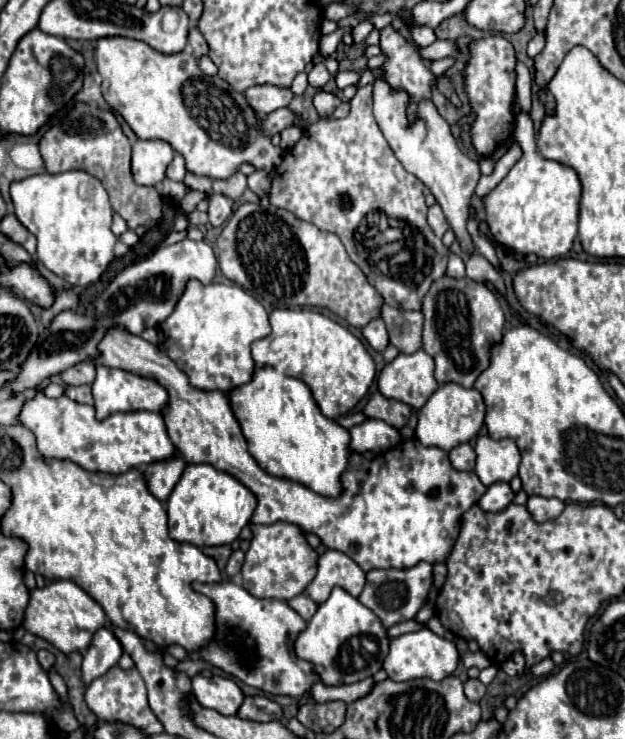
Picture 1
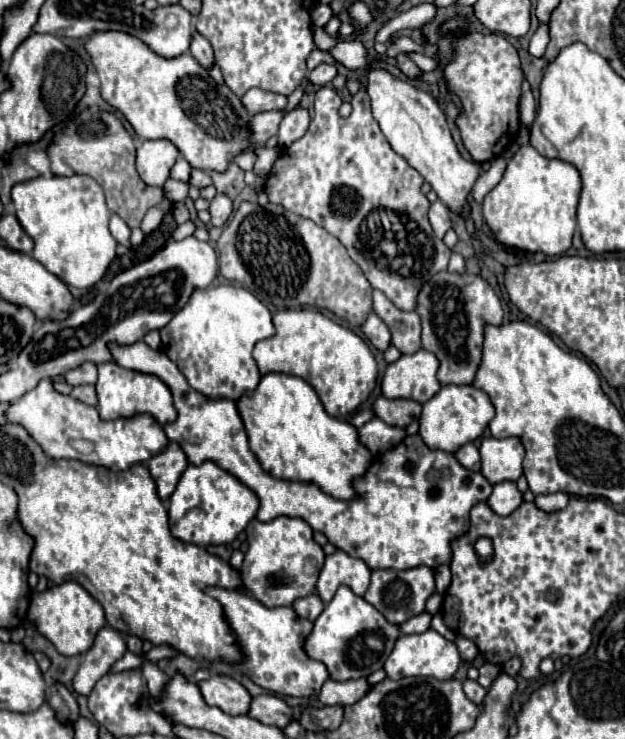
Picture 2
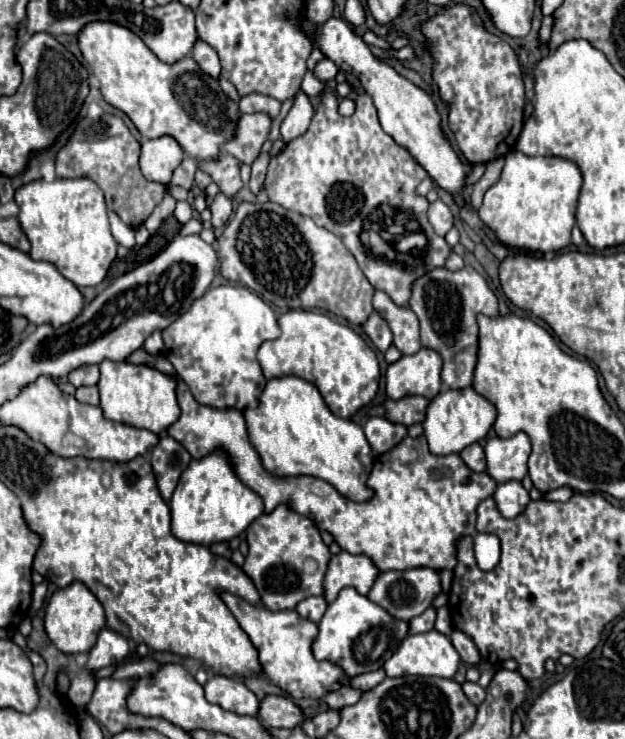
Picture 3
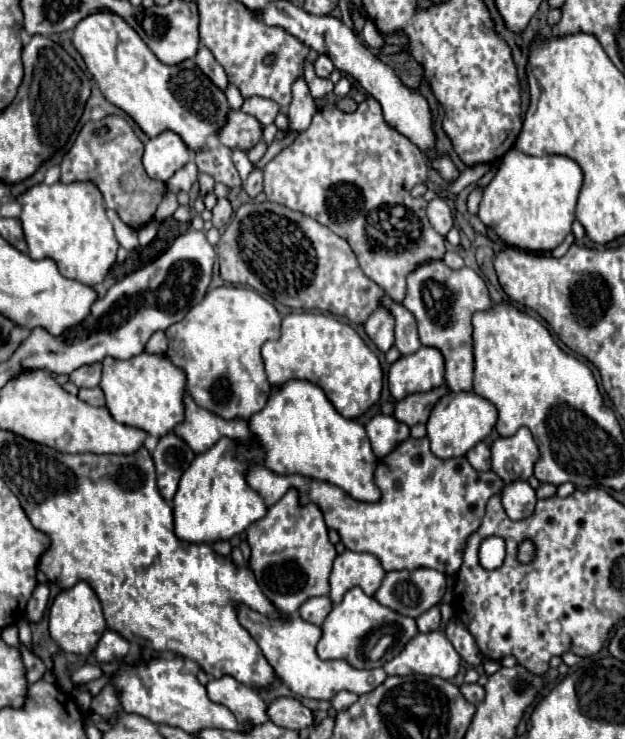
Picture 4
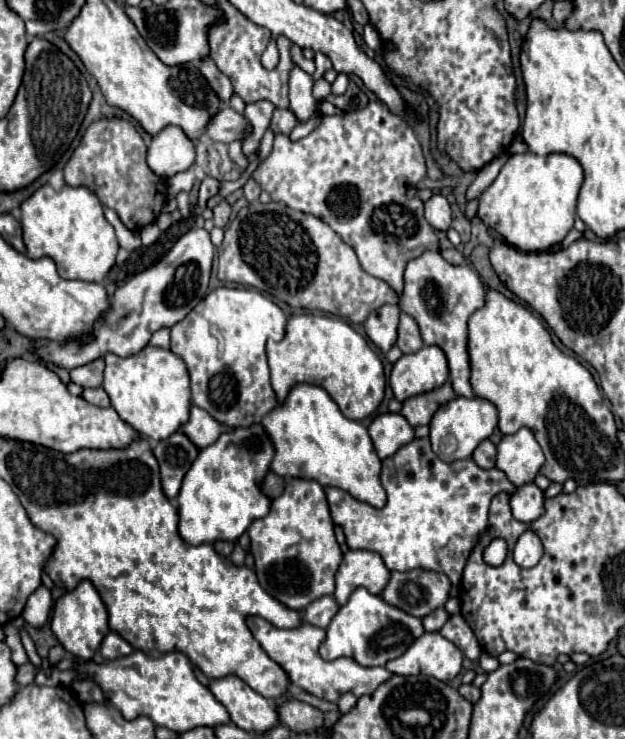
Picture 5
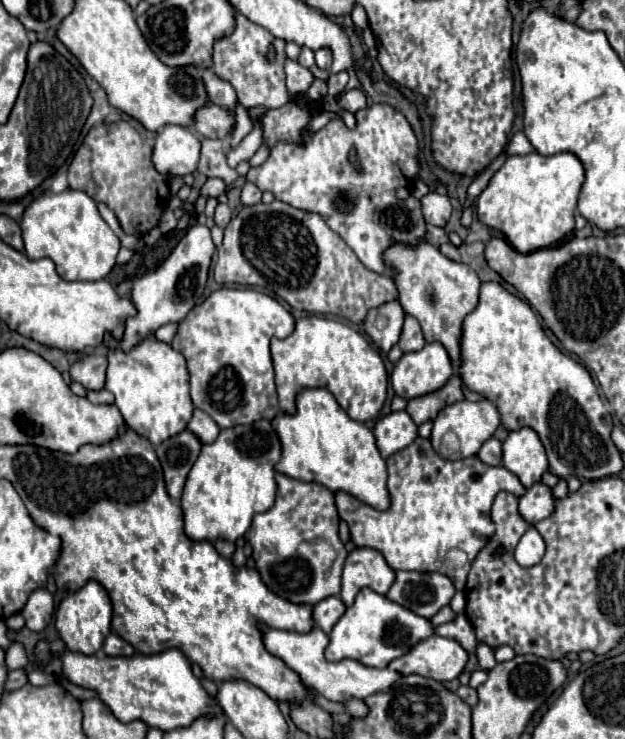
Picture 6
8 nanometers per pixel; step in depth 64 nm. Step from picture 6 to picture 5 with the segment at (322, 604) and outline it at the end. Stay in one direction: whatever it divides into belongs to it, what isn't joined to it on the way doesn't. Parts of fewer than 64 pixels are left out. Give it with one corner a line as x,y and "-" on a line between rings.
322,596
318,600
314,600
306,610
304,610
304,620
308,624
314,624
318,628
328,628
332,616
336,616
336,612
340,610
340,606
336,604
334,596

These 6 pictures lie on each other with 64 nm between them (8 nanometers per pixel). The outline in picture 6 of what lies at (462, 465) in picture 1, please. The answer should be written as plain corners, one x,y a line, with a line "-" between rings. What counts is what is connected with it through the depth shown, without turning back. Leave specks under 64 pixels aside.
498,438
486,440
476,456
490,466
500,466
502,464
502,442

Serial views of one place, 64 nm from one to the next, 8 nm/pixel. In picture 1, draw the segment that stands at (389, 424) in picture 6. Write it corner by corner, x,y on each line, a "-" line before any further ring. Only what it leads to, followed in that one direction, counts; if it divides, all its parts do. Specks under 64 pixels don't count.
368,420
366,424
350,428
352,450
354,452
386,452
402,442
402,436
396,428
388,426
382,420

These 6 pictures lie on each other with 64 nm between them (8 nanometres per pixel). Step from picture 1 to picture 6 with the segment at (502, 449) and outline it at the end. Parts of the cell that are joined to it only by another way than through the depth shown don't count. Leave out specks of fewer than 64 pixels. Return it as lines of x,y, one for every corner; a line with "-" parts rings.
520,428
510,432
502,448
502,466
514,472
526,488
540,482
542,474
548,472
546,450
532,428

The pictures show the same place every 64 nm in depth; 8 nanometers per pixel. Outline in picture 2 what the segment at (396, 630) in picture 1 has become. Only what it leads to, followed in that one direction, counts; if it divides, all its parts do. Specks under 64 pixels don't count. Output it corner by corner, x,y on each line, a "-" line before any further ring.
422,612
418,616
412,616
410,620
406,620
400,628
402,628
402,634
420,634
420,632
426,632
430,628
430,620
432,620
432,614
430,612

